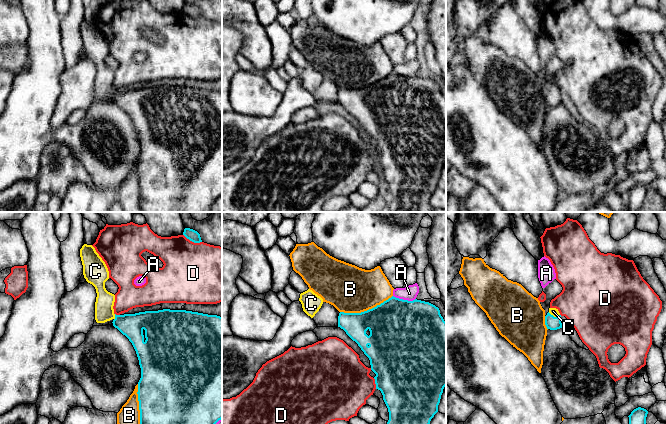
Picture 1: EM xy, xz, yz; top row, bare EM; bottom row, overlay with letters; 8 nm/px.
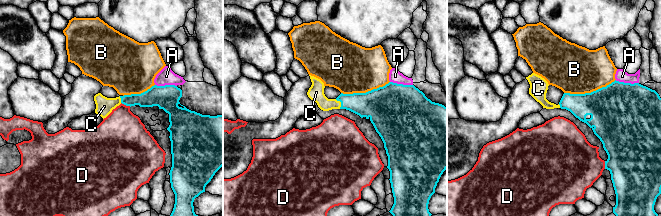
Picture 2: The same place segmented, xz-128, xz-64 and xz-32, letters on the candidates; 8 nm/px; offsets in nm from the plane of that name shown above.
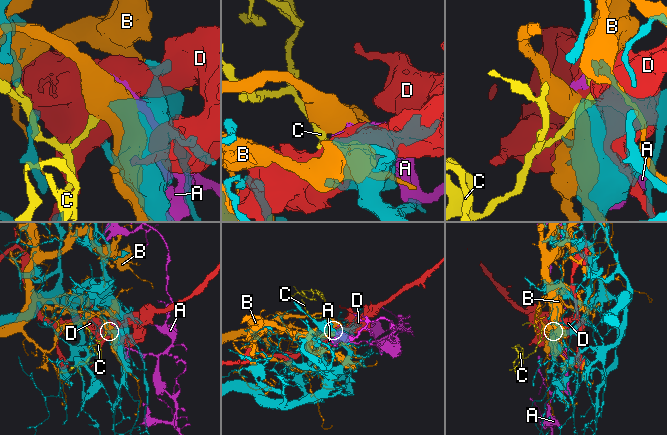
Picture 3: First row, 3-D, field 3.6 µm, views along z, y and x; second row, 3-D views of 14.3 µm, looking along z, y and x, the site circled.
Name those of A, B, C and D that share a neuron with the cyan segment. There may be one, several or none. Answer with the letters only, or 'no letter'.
C

